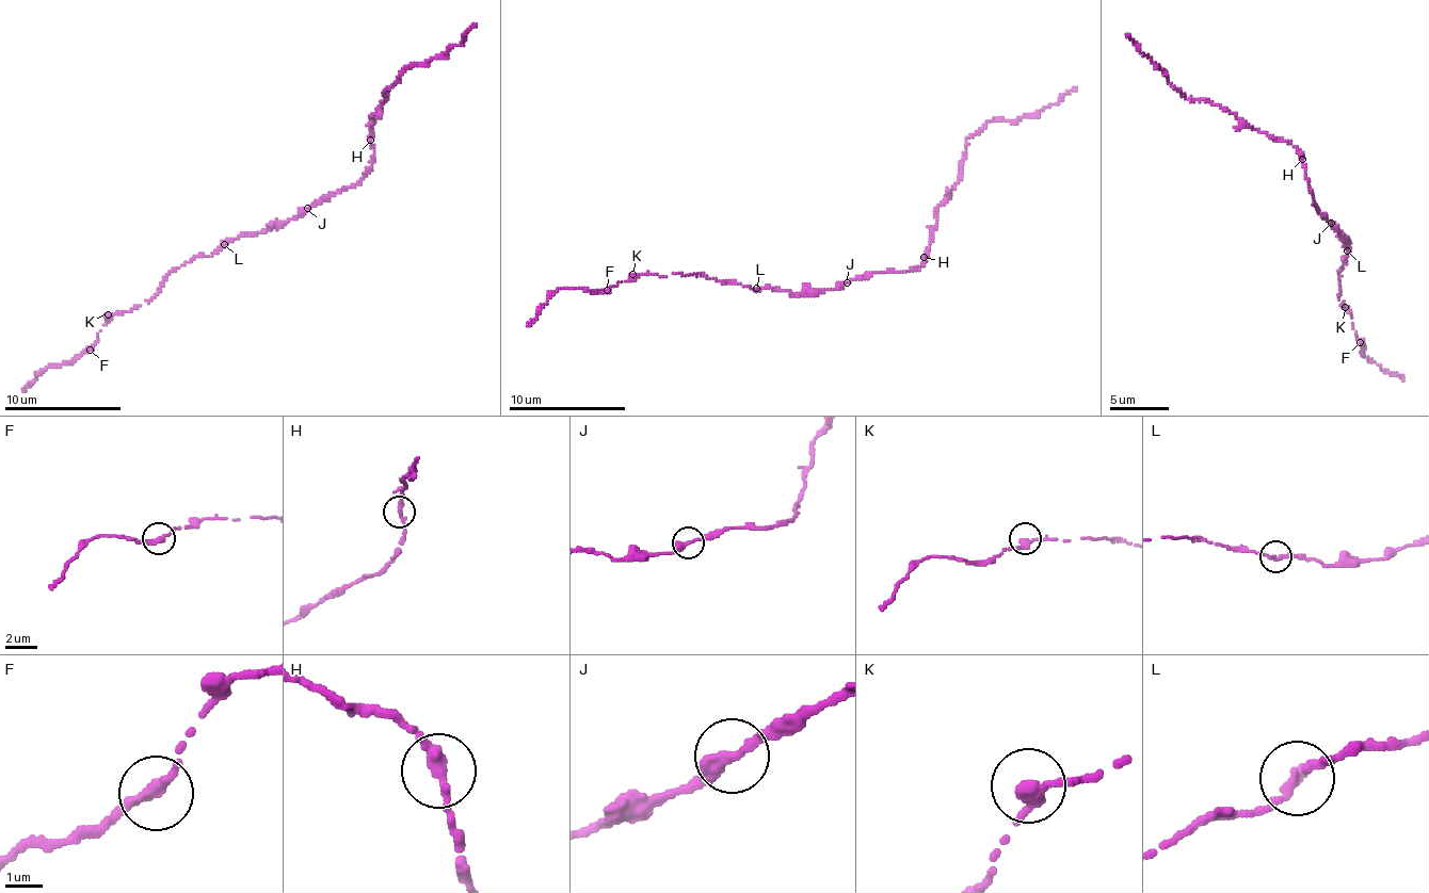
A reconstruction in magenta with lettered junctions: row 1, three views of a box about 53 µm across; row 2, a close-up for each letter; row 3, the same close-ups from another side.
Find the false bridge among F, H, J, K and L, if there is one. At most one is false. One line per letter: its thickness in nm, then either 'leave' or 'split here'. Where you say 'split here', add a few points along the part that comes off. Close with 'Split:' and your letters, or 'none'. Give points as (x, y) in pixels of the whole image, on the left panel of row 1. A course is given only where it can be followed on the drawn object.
F: calibre 300 nm; leave
H: calibre 300 nm; leave
J: calibre 320 nm; leave
K: calibre 300 nm; leave
L: calibre 280 nm; leave
Split: none

